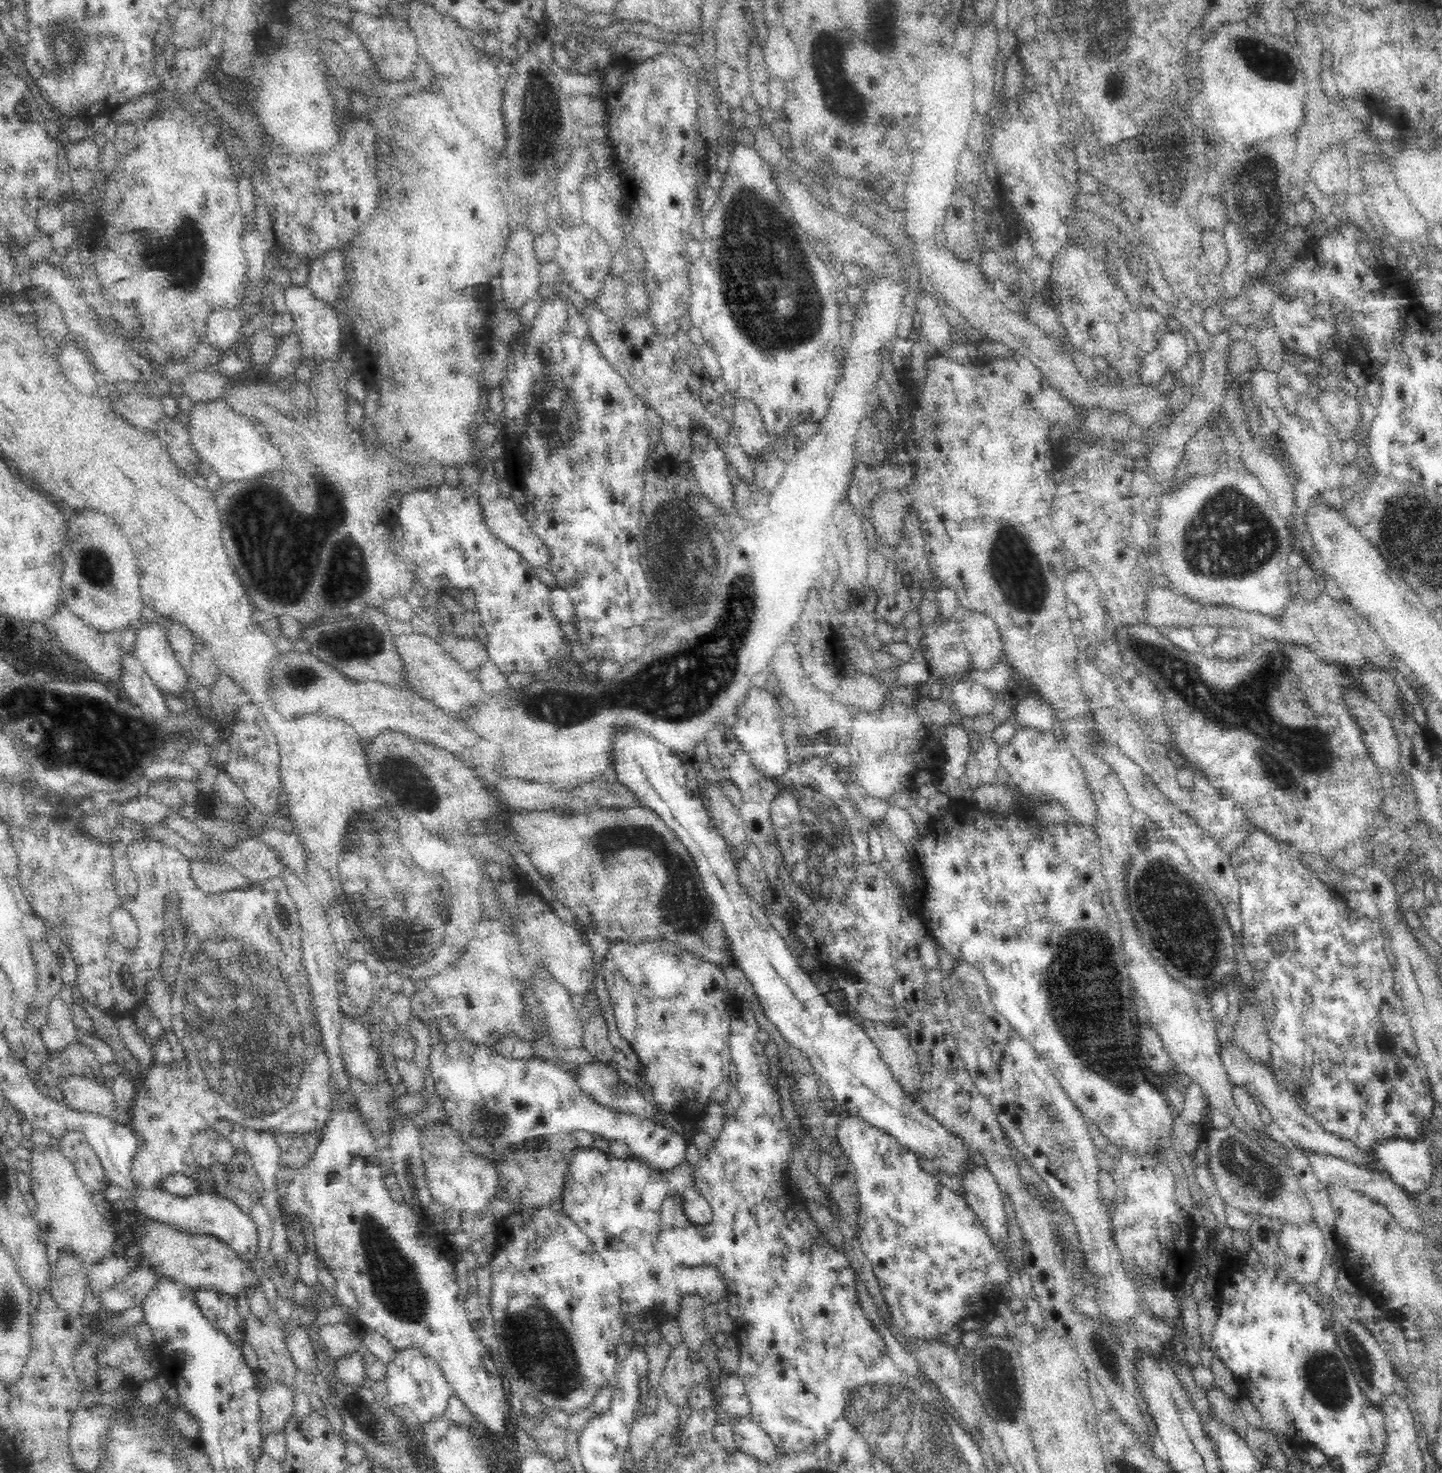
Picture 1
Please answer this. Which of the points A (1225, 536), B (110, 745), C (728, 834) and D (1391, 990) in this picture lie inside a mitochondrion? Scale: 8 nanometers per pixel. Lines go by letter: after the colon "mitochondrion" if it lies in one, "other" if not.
A: mitochondrion
B: mitochondrion
C: other
D: other

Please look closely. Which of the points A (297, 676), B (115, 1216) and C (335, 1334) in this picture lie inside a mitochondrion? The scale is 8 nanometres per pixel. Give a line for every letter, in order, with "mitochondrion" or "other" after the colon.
A: mitochondrion
B: other
C: other

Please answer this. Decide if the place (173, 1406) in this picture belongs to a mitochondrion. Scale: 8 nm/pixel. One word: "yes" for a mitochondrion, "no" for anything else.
no

